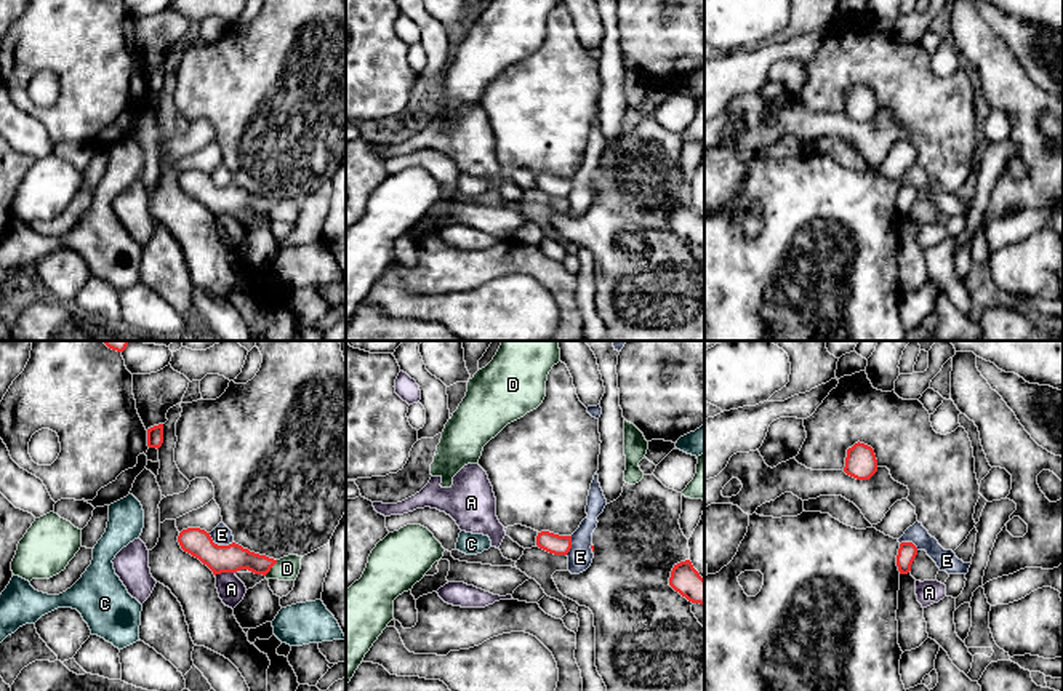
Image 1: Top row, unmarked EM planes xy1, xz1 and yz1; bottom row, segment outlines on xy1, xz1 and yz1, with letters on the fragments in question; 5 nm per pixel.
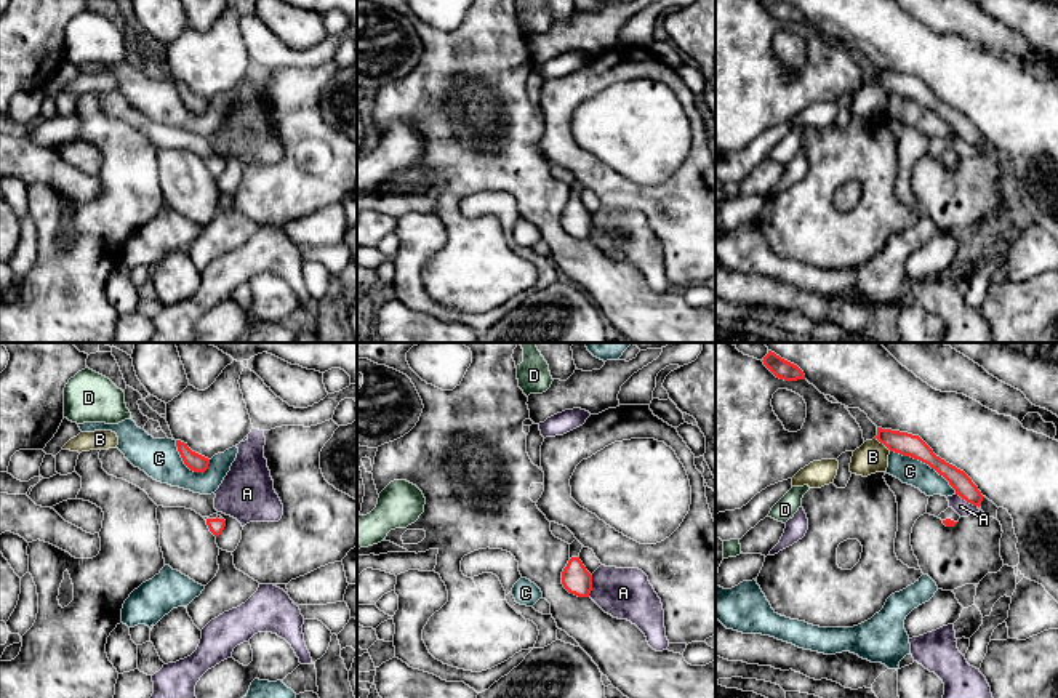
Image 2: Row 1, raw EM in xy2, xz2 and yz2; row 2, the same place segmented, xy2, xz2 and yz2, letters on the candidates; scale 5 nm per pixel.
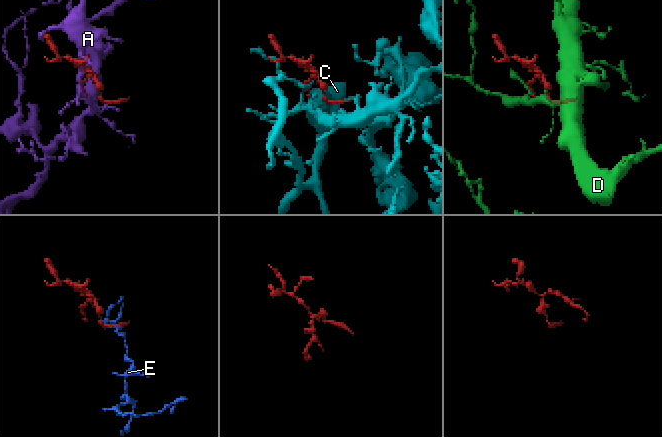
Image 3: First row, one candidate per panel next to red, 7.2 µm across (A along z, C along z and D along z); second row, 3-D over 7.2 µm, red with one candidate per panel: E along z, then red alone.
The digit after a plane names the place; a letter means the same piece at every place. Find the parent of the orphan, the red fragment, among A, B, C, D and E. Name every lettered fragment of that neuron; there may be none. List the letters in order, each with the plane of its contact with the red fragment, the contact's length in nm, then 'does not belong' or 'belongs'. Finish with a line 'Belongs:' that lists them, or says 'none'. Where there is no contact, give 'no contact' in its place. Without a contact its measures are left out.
A: meets red in yz2; contact 140 nm long; does not belong
B: meets red in yz2; contact 110 nm long; does not belong
C: meets red in yz2; contact 400 nm long; does not belong
D: meets red in xy1; contact 100 nm long; does not belong
E: meets red in xy1; contact 140 nm long; does not belong
Belongs: none

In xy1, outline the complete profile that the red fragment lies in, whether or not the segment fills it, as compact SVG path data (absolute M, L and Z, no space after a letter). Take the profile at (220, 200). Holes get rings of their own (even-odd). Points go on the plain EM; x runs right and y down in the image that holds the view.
M200 170L183 171L178 178L181 190L207 206L213 216L237 214L248 211L255 216L266 218L277 202L259 197L232 184L218 187L210 174Z

